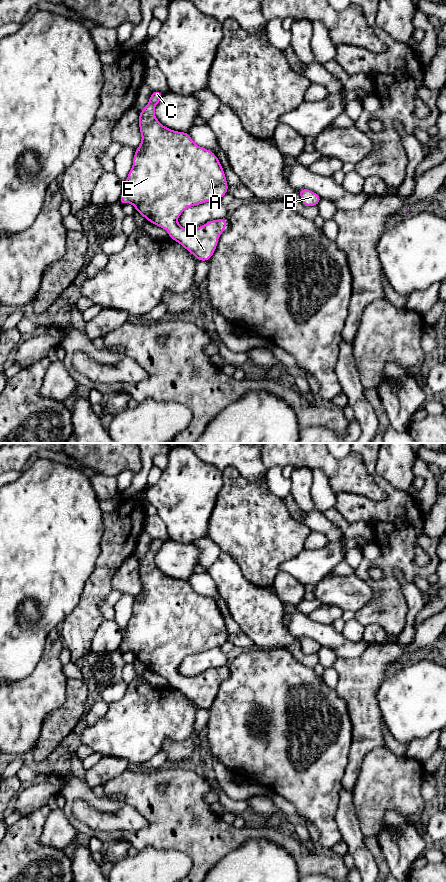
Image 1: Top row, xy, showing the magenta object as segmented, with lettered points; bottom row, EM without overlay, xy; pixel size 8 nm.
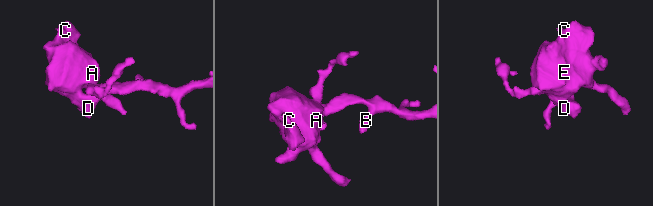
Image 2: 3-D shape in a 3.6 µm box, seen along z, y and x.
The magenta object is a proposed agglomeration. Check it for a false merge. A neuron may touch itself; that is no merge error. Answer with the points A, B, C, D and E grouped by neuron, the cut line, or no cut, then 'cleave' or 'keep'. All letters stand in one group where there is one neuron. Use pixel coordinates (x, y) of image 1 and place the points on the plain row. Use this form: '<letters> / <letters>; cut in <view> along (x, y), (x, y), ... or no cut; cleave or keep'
A B C D E; no cut; keep

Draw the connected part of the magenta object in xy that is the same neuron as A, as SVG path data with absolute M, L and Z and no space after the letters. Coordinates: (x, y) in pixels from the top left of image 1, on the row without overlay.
M153 539L148 552L139 562L142 588L135 597L133 613L119 650L131 651L137 661L165 677L169 686L181 692L199 709L208 709L217 695L219 684L226 677L226 667L212 668L201 675L188 677L180 674L177 666L188 655L220 648L228 640L226 624L212 599L195 592L188 581L171 578L158 569L154 558L162 544L160 539Z

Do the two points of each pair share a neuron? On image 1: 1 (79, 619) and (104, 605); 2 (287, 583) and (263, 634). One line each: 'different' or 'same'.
1: different
2: different

